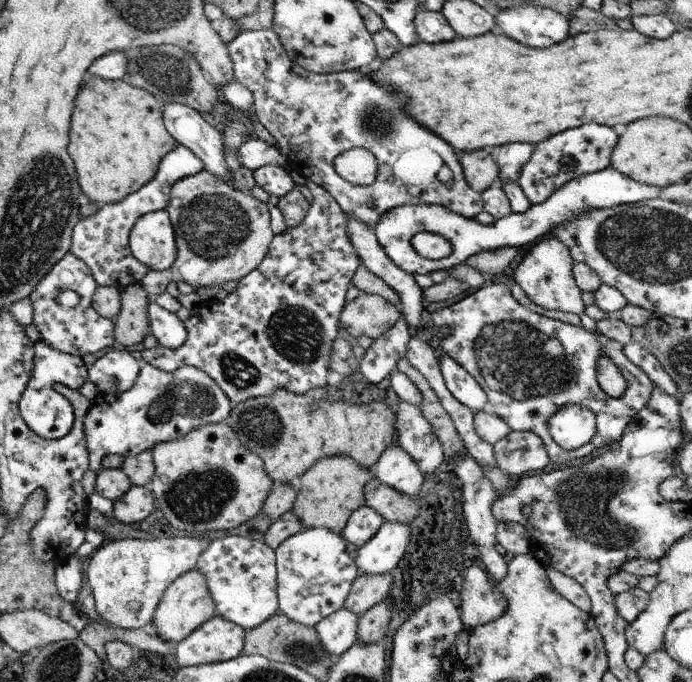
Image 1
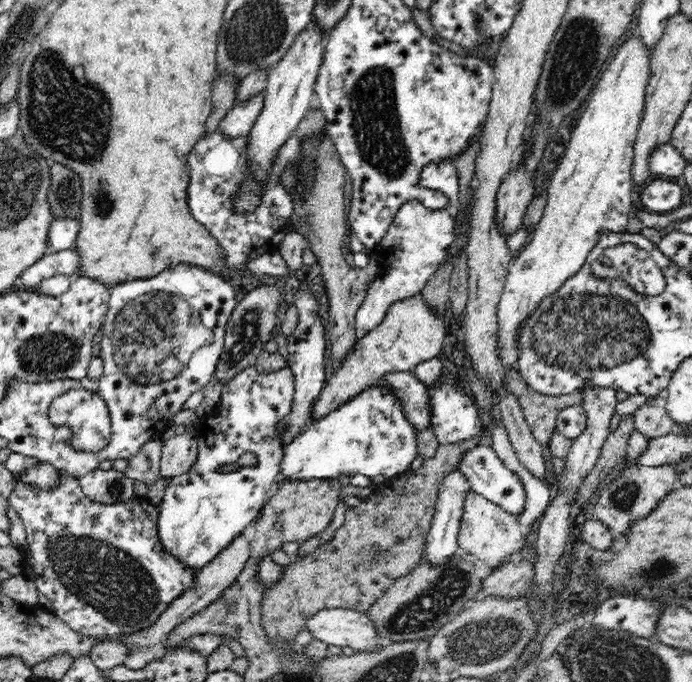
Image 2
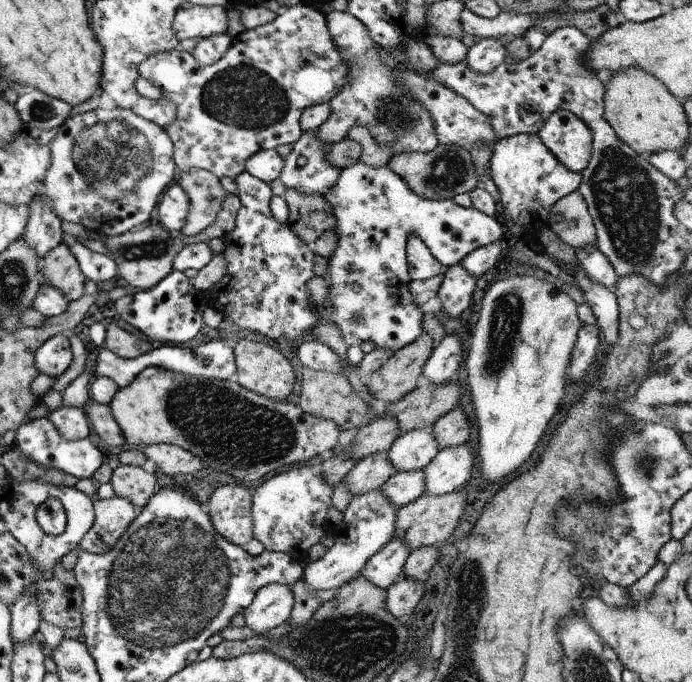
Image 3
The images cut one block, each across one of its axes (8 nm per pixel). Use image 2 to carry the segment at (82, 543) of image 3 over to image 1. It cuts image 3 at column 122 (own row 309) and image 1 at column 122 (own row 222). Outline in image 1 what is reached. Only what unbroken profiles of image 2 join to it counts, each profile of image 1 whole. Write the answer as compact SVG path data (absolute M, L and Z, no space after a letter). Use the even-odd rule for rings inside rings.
M179 534L153 540L129 537L105 540L89 556L86 570L97 616L116 627L147 629L163 591L180 574L194 568L199 555L209 543L206 535L196 534Z

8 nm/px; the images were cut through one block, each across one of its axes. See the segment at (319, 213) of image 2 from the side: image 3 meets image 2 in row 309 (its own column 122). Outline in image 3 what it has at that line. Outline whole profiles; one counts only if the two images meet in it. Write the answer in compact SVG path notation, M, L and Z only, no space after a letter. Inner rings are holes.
M117 323L108 324L103 348L125 359L137 358L137 356L141 356L141 354L145 354L152 349L147 341L139 340L127 330L120 328Z

